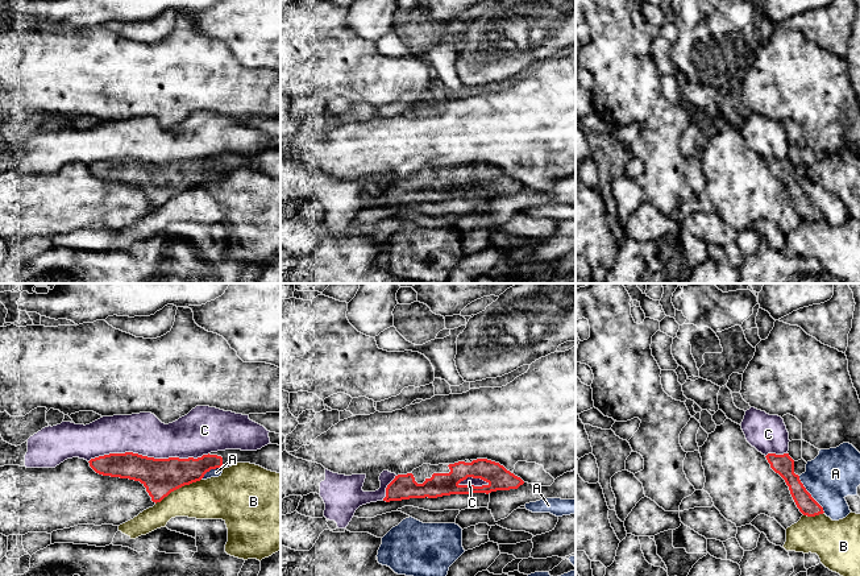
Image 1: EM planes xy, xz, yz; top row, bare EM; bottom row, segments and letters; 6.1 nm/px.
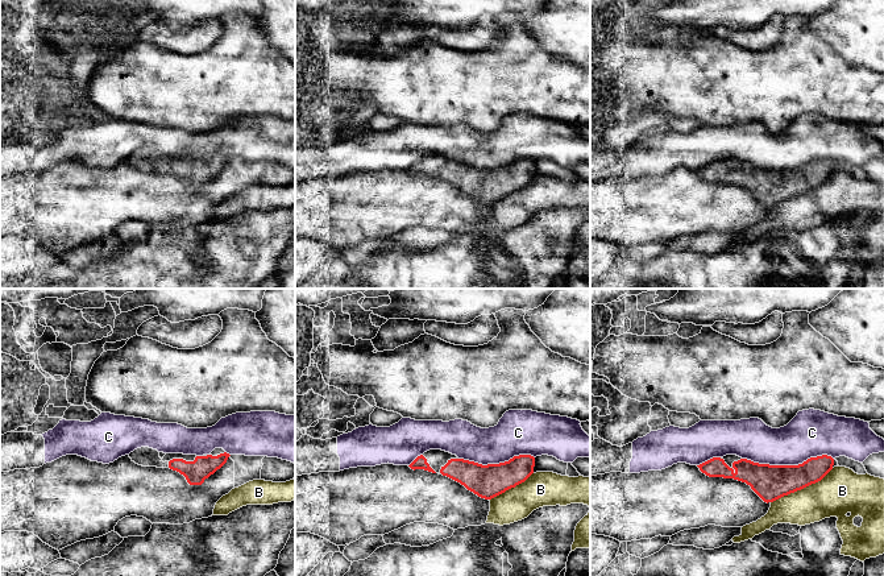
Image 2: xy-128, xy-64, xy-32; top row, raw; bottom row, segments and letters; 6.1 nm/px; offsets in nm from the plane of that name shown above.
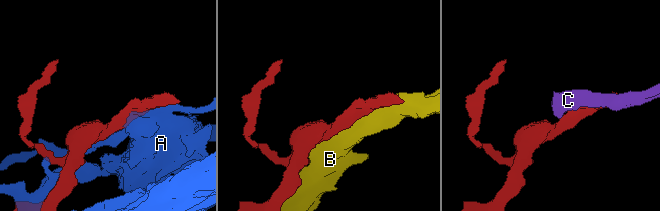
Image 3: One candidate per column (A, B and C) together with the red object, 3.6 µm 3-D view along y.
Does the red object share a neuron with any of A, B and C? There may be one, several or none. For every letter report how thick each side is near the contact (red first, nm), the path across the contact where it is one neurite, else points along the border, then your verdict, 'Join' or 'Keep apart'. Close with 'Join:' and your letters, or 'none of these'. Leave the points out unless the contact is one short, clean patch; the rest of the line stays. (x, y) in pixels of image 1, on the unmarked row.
A: Thickness 130 nm (red) against 300 nm. Keep apart
B: Thickness 220 nm (red) against 260 nm. Keep apart
C: Thickness 220 nm (red) against 260 nm. Keep apart
Join: none of these

